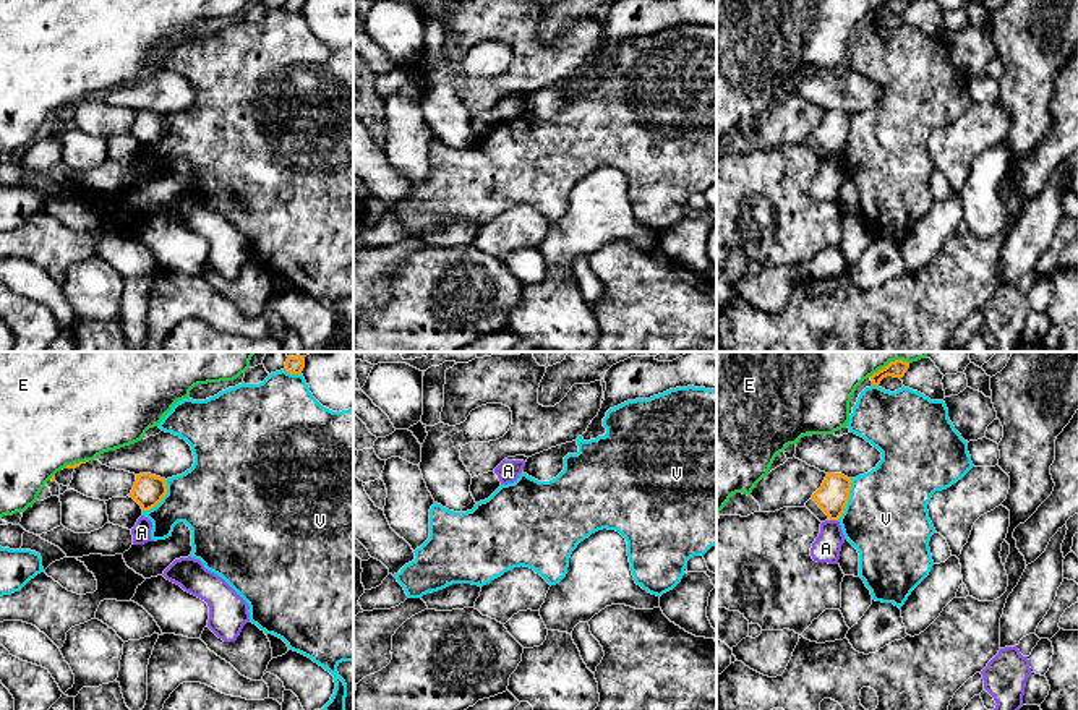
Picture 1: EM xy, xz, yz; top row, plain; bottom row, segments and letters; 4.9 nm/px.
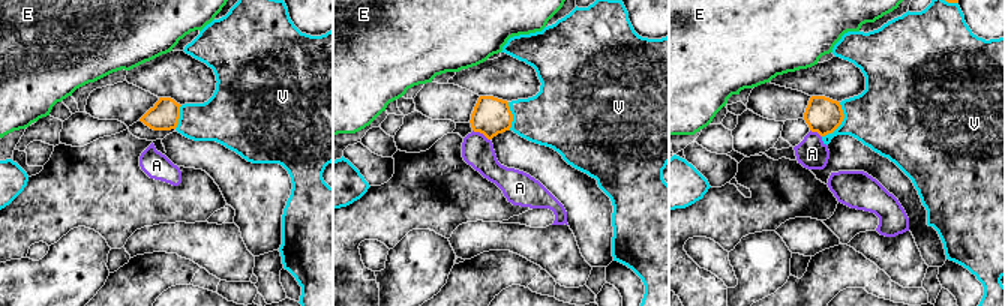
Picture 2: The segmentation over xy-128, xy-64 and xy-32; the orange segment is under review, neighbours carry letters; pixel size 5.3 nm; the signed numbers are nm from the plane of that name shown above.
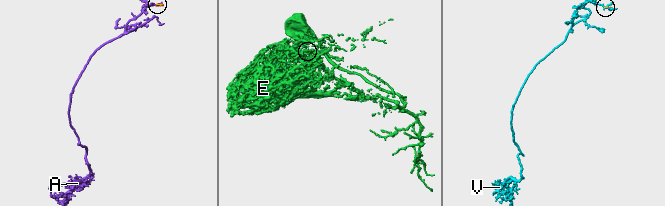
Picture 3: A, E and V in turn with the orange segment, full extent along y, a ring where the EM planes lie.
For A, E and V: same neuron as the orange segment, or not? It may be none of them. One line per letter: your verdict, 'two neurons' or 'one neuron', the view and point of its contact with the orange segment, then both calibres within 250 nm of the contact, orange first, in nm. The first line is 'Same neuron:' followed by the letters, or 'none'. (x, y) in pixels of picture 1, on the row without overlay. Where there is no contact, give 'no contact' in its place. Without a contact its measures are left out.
Same neuron: none
A: two neurons; contact yz (834, 156); calibres 160 and 140 nm
E: two neurons; contact xy (75, 101); calibres 20 and 500 nm
V: two neurons; contact yz (846, 136); calibres 160 and 420 nm

